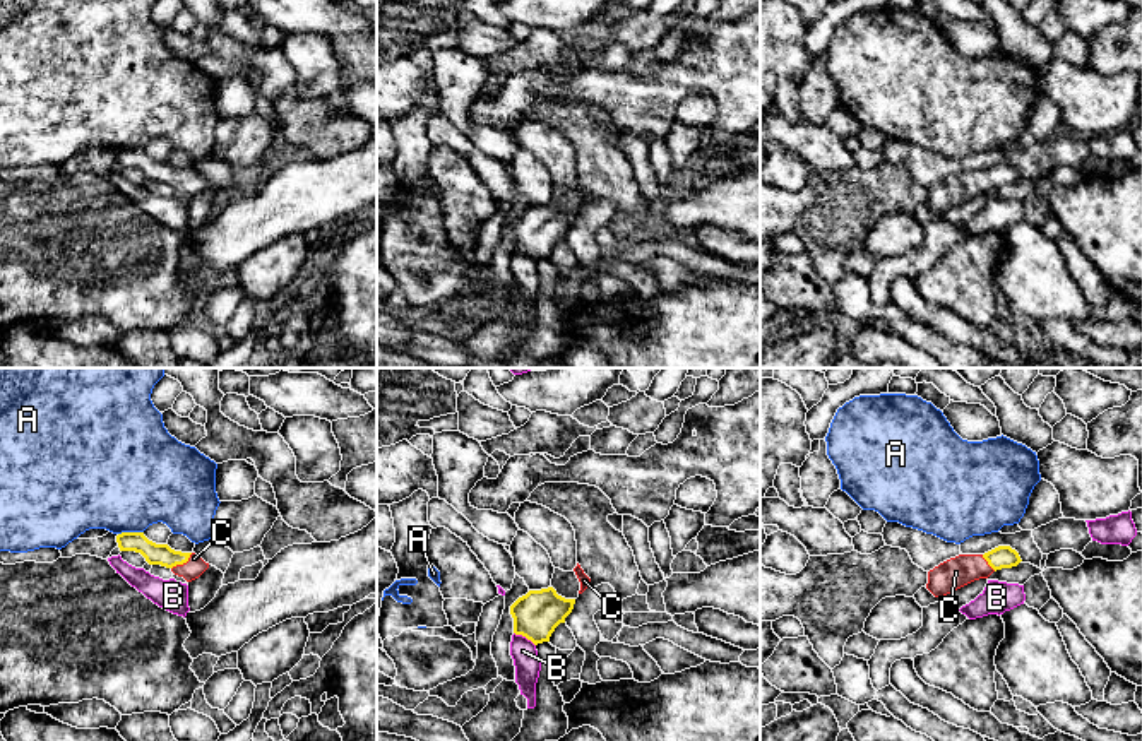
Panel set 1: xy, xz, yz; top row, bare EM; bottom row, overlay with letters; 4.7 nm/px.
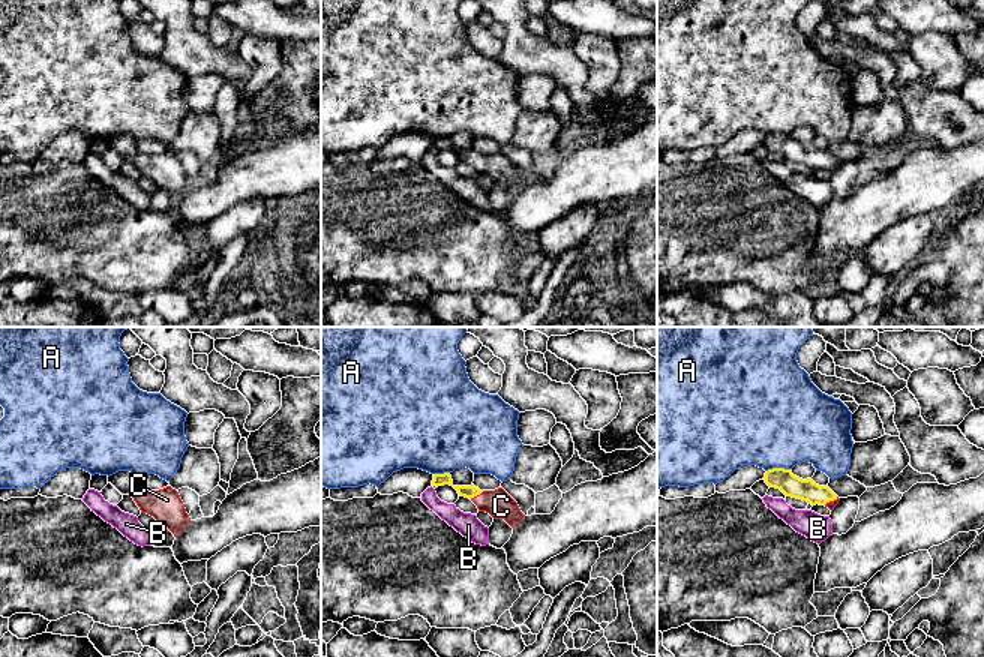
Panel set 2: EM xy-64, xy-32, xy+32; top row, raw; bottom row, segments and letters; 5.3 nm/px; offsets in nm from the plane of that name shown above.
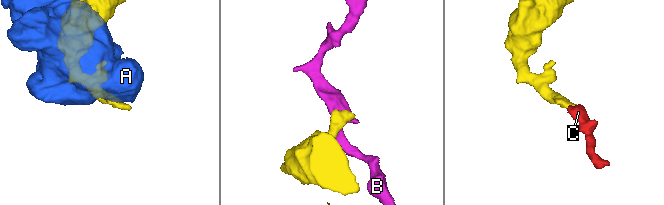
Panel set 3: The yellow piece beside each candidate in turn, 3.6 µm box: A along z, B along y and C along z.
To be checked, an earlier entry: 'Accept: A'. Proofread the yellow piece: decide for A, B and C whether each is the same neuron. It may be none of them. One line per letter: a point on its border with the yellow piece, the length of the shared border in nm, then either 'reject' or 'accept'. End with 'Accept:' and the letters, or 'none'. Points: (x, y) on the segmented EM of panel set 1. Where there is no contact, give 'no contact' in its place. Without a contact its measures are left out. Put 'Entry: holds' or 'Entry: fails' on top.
Entry: fails
A: meets yellow in xy at (130, 533); contact 120 nm long; reject
B: meets yellow in xz at (524, 635); contact 120 nm long; reject
C: meets yellow in xy at (182, 563); contact 130 nm long; accept
Accept: C

